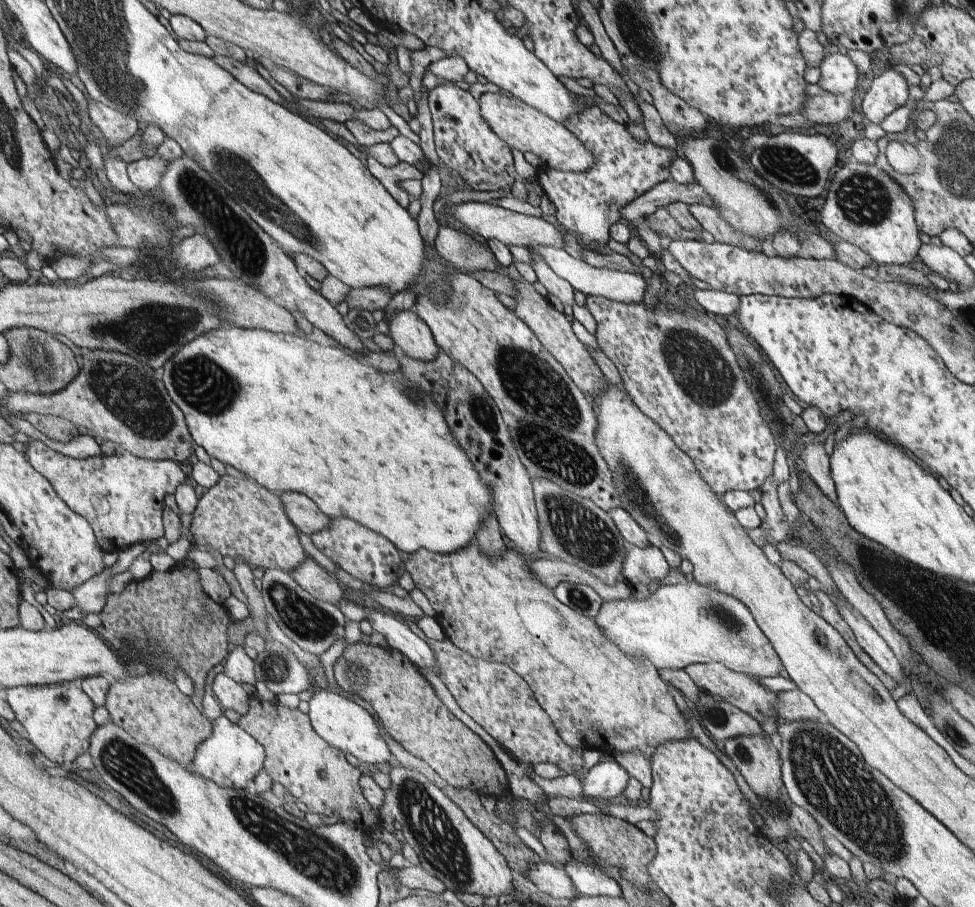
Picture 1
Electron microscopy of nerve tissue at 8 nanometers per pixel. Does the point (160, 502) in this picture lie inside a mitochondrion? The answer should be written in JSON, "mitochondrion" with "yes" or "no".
{"mitochondrion":"no"}

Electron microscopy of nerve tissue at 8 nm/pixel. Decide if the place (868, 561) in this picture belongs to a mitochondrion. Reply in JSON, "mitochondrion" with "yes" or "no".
{"mitochondrion":"no"}

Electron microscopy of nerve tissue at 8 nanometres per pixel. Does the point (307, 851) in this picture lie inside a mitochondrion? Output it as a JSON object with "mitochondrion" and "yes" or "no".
{"mitochondrion":"yes"}

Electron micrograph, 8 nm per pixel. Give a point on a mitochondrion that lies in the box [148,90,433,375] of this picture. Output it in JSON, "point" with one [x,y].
{"point":[241,247]}

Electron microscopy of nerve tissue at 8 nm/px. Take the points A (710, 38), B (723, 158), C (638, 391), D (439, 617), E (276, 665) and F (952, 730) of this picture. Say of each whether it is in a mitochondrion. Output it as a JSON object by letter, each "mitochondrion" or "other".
{"A":"other","B":"mitochondrion","C":"other","D":"other","E":"mitochondrion","F":"mitochondrion"}

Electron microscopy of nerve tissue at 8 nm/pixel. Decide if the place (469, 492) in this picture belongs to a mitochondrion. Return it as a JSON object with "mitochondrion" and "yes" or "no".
{"mitochondrion":"no"}

